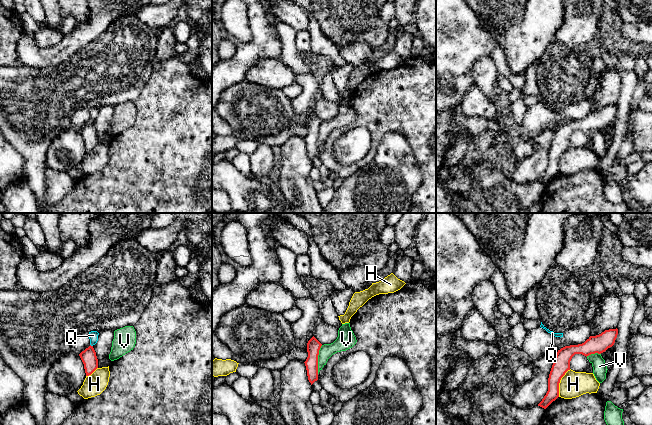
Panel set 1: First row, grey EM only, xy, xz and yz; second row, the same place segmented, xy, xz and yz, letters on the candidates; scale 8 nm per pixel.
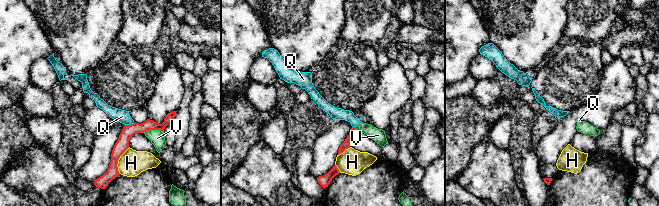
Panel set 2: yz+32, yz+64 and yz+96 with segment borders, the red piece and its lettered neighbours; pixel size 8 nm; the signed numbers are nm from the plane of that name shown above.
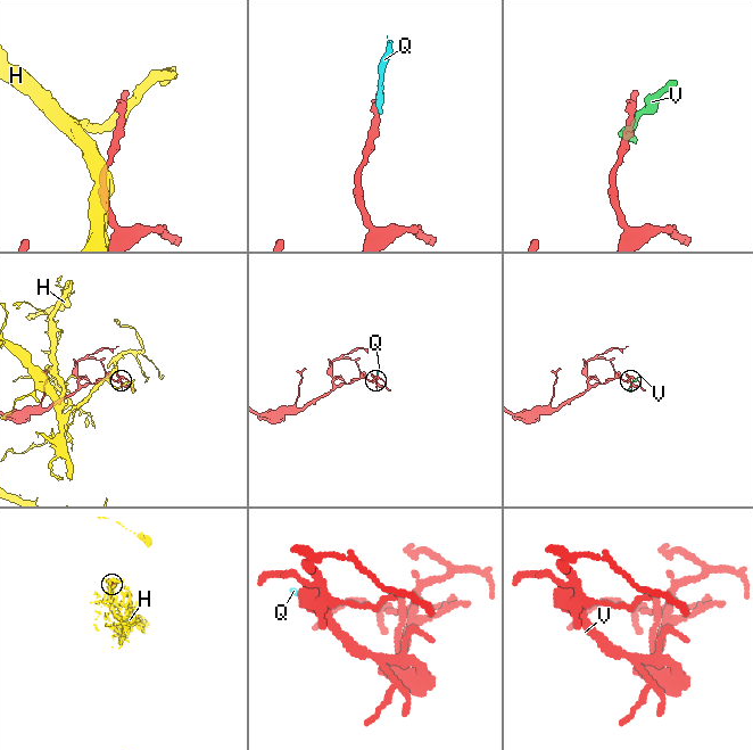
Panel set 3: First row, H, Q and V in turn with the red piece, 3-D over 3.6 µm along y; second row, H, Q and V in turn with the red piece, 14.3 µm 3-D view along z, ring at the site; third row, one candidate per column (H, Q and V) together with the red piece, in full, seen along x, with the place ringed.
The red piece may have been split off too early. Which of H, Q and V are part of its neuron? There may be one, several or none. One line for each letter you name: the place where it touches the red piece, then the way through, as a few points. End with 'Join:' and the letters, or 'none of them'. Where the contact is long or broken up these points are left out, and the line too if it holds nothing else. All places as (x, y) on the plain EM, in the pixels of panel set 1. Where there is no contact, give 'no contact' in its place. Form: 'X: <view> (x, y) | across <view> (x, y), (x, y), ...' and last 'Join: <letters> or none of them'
Join: none of them

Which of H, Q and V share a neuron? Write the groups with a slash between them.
H / Q V

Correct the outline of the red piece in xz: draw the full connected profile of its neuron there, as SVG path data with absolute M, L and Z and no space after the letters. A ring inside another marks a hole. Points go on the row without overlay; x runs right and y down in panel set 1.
M313 112L307 119L308 133L305 142L311 161L318 156L318 131L322 120Z

